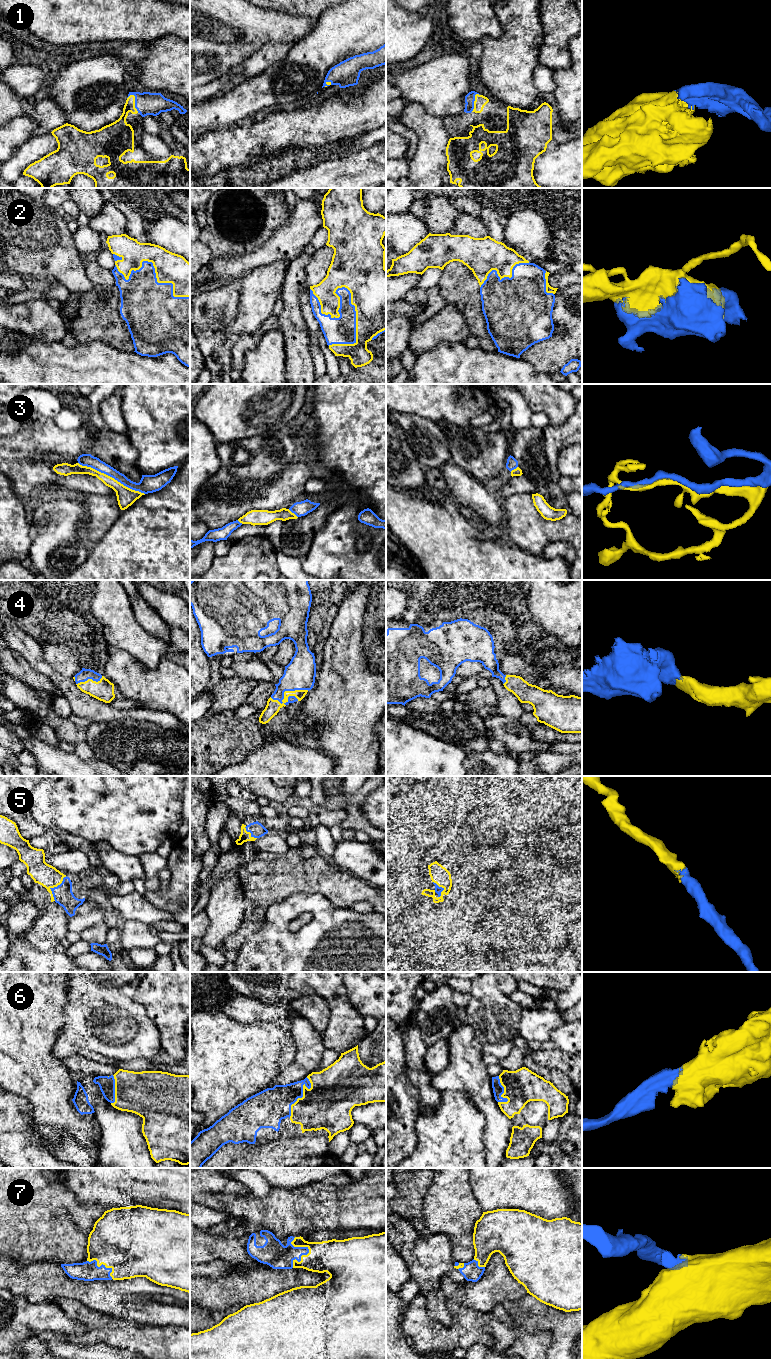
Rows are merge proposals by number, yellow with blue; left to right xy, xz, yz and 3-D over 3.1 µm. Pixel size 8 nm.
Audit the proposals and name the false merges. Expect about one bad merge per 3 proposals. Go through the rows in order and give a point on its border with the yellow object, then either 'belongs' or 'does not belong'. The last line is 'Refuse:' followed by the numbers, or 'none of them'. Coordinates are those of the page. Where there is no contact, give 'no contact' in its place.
1: meets yellow in xy at (134, 102); belongs
2: meets yellow in xz at (335, 291); belongs
3: meets yellow in xy at (111, 477); does not belong
4: meets yellow in xz at (286, 691); belongs
5: meets yellow in xy at (54, 886); belongs
6: meets yellow in xz at (303, 1094); belongs
7: meets yellow in xz at (309, 1251); belongs
Refuse: 3

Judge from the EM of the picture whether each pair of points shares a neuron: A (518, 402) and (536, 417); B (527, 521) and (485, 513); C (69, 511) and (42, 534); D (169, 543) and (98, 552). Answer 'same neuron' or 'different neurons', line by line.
A: different neurons
B: different neurons
C: same neuron
D: same neuron

